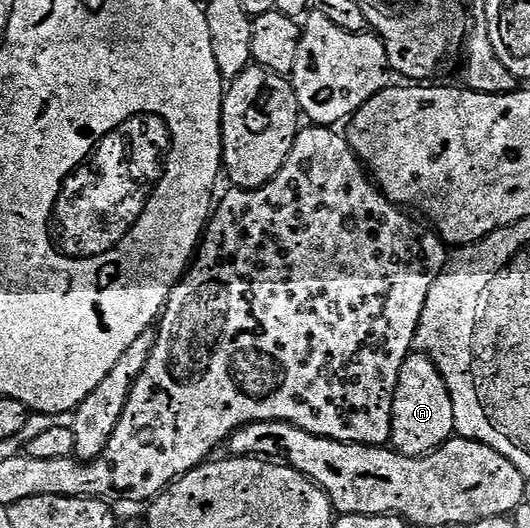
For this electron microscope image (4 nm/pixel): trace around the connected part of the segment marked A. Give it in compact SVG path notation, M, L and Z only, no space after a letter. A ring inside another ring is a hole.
M426 354L408 355L399 374L399 384L391 410L390 446L401 455L422 457L442 447L454 435L453 401L443 375Z

